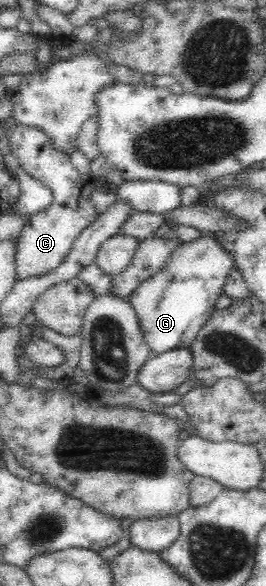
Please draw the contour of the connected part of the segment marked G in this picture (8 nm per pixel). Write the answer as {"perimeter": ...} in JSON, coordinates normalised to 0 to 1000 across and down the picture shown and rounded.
{"perimeter":[[[767,399],[726,415],[677,415],[620,456],[575,473],[549,476],[481,509],[515,536],[538,578],[575,604],[643,596],[714,592],[744,565],[805,531],[805,519],[835,493],[846,473],[876,464],[876,437],[846,430],[812,404]]]}

